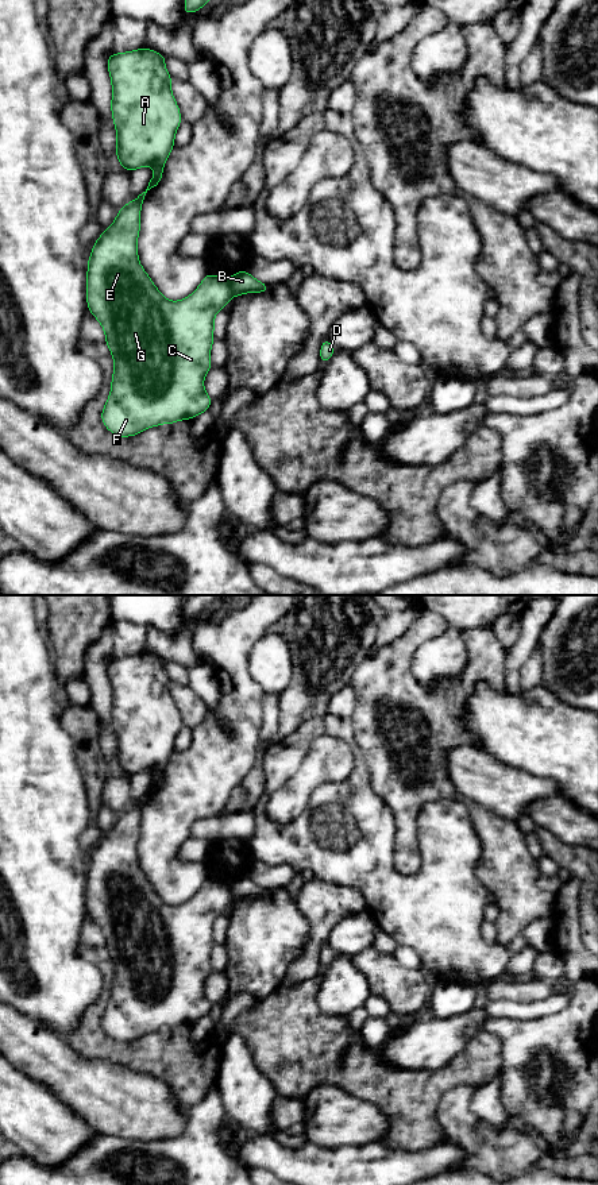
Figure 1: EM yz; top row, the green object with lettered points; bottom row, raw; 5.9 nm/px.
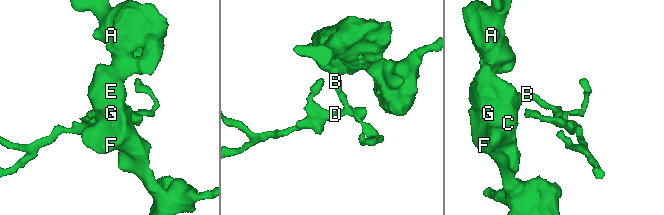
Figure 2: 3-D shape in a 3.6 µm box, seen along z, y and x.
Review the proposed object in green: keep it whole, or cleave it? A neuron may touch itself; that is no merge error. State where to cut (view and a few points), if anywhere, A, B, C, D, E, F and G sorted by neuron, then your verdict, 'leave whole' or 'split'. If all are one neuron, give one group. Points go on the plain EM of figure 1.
cut in yz along (227, 884), (232, 900); A C E F G / B D; split

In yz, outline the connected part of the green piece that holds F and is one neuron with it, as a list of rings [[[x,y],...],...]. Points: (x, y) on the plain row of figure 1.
[[[142,651],[126,657],[111,657],[107,667],[116,763],[130,777],[144,771],[154,773],[147,794],[117,815],[113,827],[93,848],[88,862],[88,914],[101,929],[115,968],[101,1027],[117,1042],[136,1041],[148,1032],[190,1024],[209,1015],[212,1003],[205,996],[204,983],[212,973],[215,920],[232,903],[228,884],[208,877],[192,899],[170,906],[139,866],[142,808],[146,798],[162,786],[163,771],[175,752],[175,737],[182,727],[165,664],[163,659]]]

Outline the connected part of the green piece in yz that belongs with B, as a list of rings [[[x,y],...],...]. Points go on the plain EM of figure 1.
[[[240,875],[228,883],[231,900],[238,902],[247,898],[266,898],[270,891],[255,884],[248,876]]]

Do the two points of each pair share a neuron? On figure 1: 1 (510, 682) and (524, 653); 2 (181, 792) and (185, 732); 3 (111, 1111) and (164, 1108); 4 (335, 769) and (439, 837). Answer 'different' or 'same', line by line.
1: same
2: different
3: same
4: different

